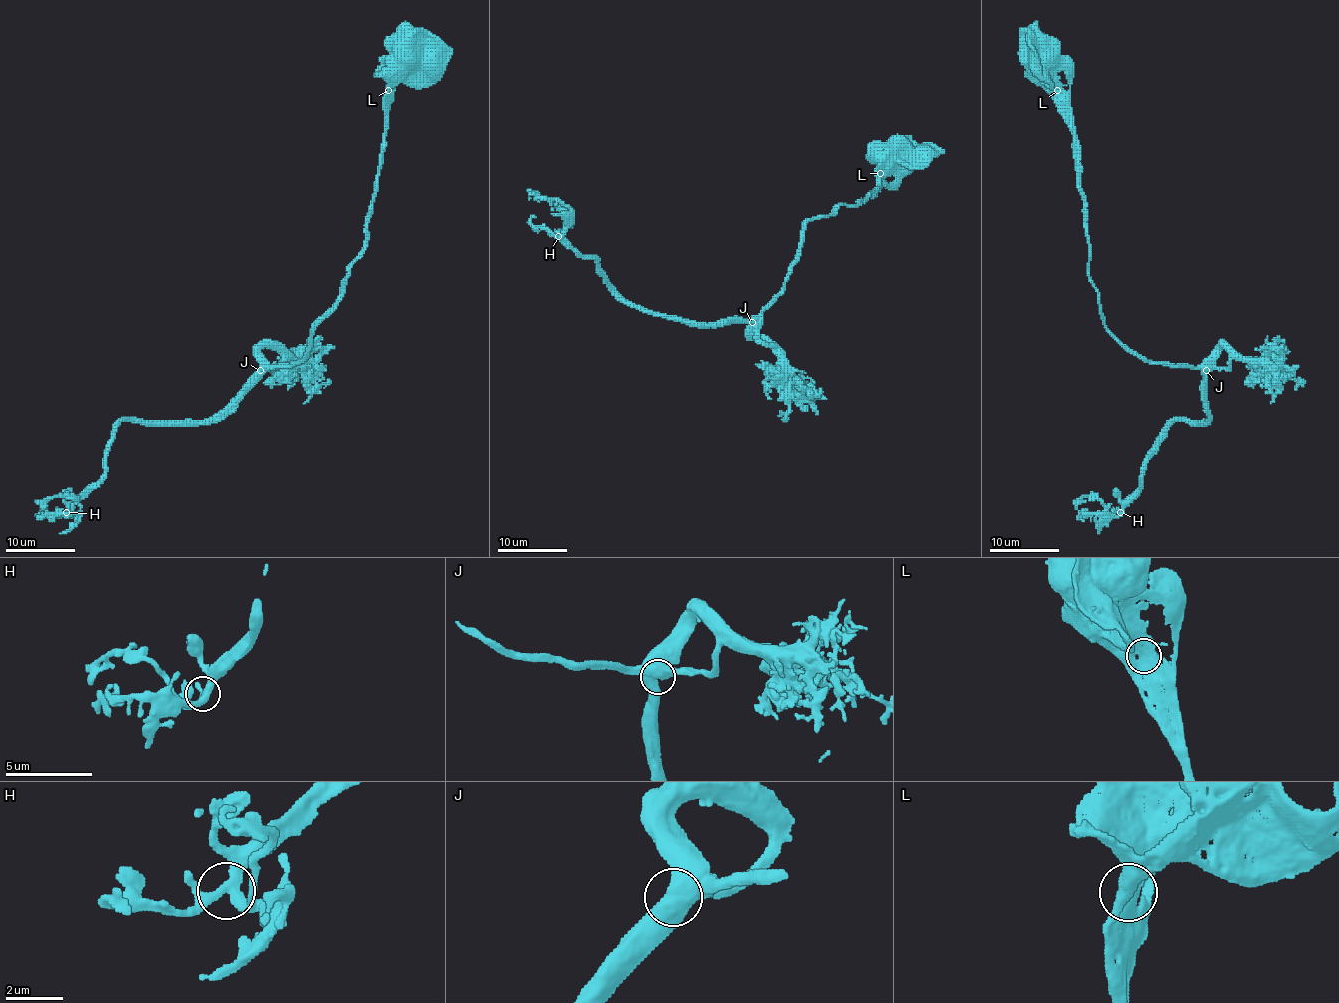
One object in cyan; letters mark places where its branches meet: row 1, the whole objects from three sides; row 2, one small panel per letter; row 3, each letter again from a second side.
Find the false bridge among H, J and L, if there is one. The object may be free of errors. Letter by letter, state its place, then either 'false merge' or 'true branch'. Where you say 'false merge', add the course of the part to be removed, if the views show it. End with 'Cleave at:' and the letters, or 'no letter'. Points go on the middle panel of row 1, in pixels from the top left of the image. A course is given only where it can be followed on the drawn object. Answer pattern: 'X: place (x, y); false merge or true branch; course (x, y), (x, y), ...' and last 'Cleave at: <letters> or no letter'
H: place (558, 236); true branch
J: place (752, 322); true branch
L: place (880, 173); true branch
Cleave at: no letter

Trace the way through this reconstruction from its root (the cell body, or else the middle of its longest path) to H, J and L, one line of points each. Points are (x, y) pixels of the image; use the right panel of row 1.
H: (1040, 49), (1073, 135), (1103, 324), (1148, 360), (1203, 376), (1208, 419), (1168, 428), (1120, 512)
J: (1040, 49), (1040, 70), (1059, 89), (1063, 118), (1073, 135), (1089, 277), (1103, 324), (1151, 362), (1206, 370)
L: (1040, 49), (1040, 70), (1058, 90)

